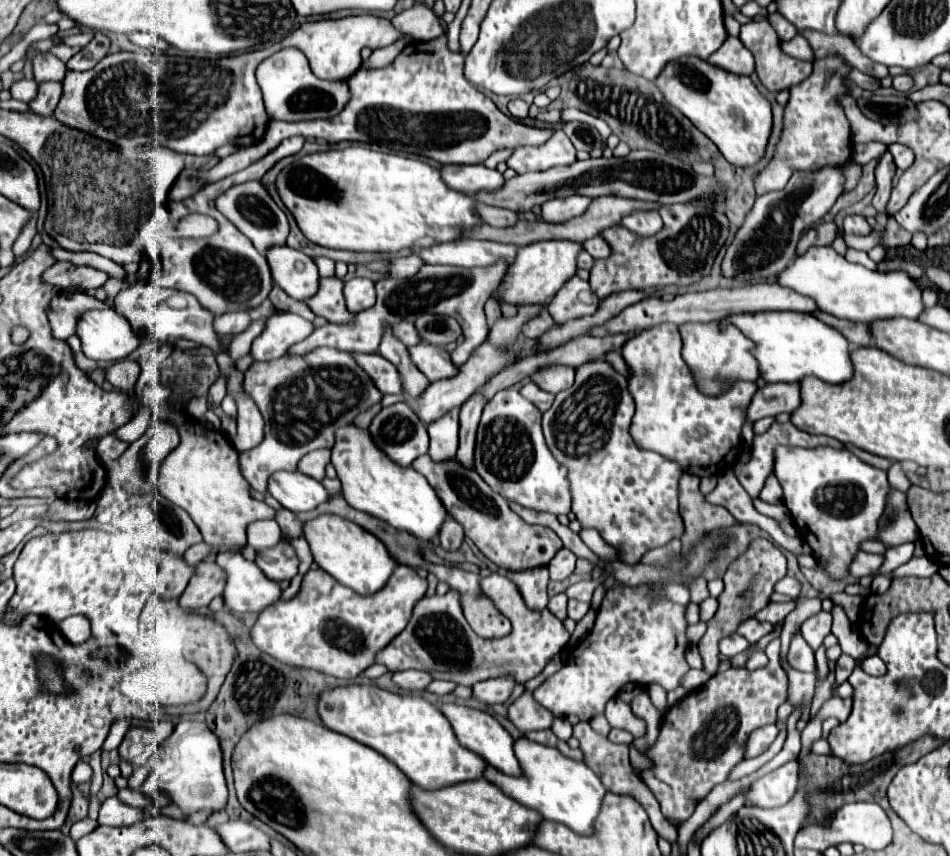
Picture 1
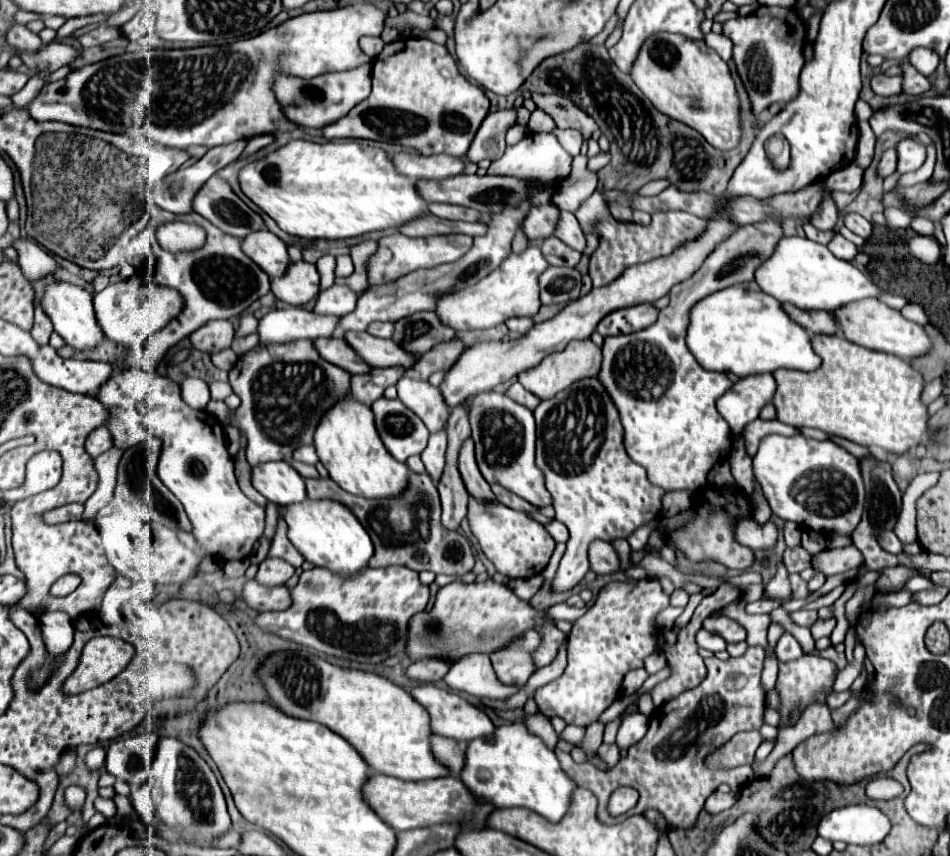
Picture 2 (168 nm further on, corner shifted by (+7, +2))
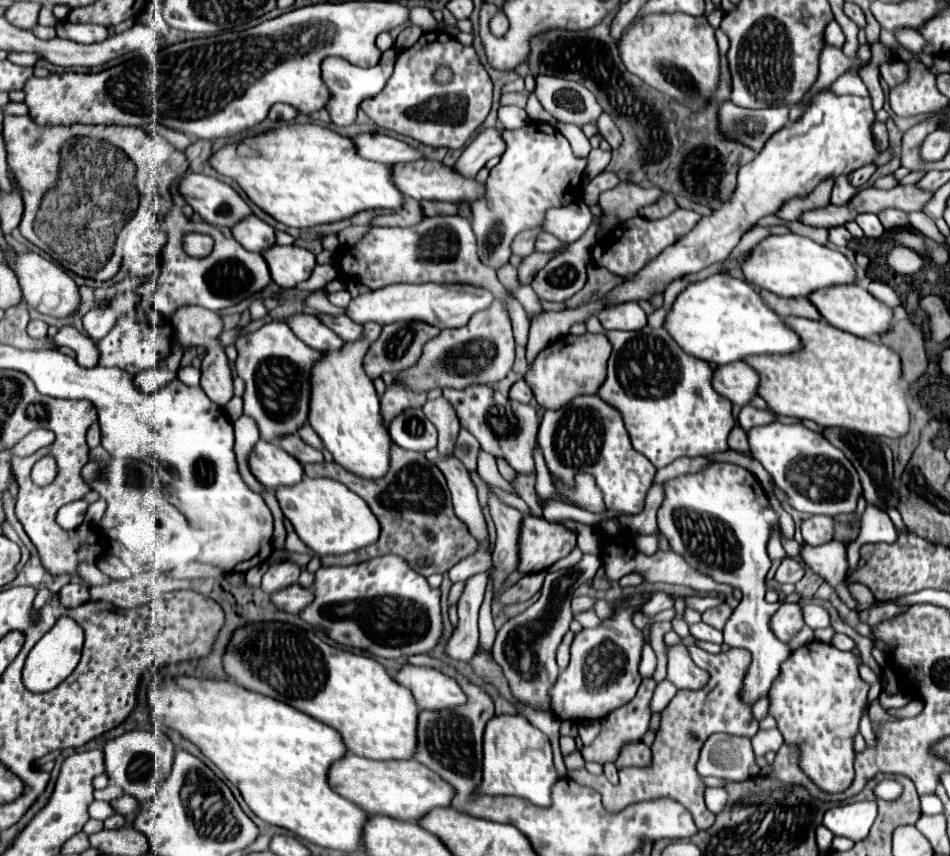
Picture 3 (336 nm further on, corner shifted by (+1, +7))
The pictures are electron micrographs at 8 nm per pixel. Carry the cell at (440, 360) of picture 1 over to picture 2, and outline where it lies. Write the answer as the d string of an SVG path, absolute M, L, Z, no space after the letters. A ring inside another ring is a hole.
M346 333L344 339L372 367L402 367L408 371L422 357L418 353L406 353L406 349L394 345L392 339L380 339L370 333Z

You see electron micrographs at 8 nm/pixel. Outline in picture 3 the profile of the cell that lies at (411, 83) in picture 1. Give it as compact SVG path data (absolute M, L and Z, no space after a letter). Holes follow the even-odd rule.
M424 32L422 38L408 50L404 50L394 66L394 74L390 76L390 80L386 82L386 86L382 88L380 94L366 98L362 102L362 110L384 130L402 134L402 136L410 136L422 144L428 144L432 148L462 148L470 136L476 132L476 128L486 120L488 112L490 112L490 104L492 104L492 82L490 76L484 68L484 64L480 62L476 50L472 46L464 46L460 44L454 36L446 34L446 32ZM440 64L448 64L454 72L454 78L450 84L436 84L432 80L434 70Z

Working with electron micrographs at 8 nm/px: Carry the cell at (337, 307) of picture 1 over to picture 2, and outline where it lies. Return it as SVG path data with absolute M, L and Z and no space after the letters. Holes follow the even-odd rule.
M306 261L292 263L282 279L272 279L272 293L296 307L316 299L320 293L320 275L316 265Z

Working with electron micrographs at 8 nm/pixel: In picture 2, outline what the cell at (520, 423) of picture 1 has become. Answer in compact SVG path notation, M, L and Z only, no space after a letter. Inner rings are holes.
M486 391L470 401L472 439L476 443L476 463L482 477L492 485L498 483L536 507L552 505L550 493L544 487L542 471L536 465L536 425L534 415L524 405L518 405L506 393Z

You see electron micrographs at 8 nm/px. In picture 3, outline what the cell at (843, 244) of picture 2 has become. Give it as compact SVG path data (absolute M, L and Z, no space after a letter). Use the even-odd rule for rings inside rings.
M836 226L836 228L830 228L830 230L828 230L828 240L830 240L834 246L844 248L844 246L848 246L848 242L852 240L852 234L850 234L844 226Z

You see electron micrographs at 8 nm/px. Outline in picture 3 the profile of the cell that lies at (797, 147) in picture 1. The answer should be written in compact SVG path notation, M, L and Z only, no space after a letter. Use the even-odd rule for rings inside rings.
M830 90L820 92L812 98L804 116L798 122L786 124L778 130L764 146L764 150L738 172L738 186L730 200L722 208L714 210L712 216L702 218L696 228L668 246L656 260L646 264L638 274L626 278L620 286L606 294L610 304L648 300L654 292L662 292L672 280L700 272L702 268L724 260L732 248L740 242L742 234L748 232L760 218L776 214L780 206L794 196L808 196L820 182L838 174L850 174L866 164L884 166L892 160L892 150L880 152L872 138L876 114L872 100L860 96L834 96Z

